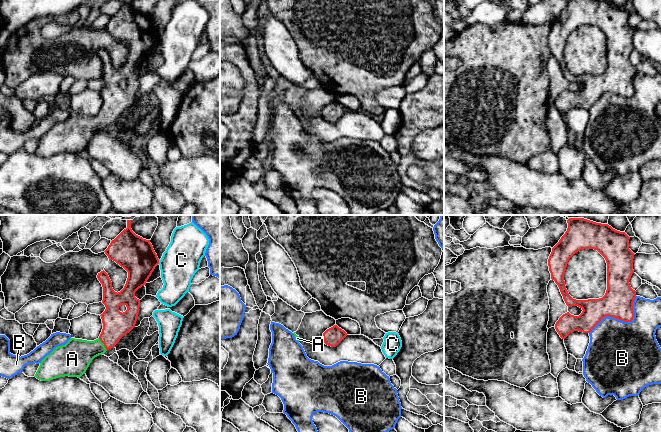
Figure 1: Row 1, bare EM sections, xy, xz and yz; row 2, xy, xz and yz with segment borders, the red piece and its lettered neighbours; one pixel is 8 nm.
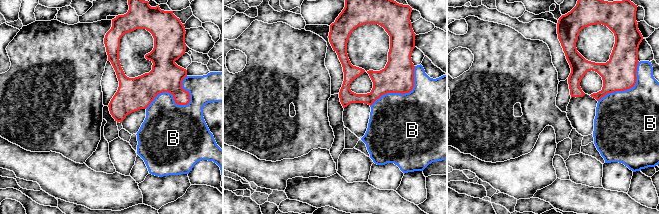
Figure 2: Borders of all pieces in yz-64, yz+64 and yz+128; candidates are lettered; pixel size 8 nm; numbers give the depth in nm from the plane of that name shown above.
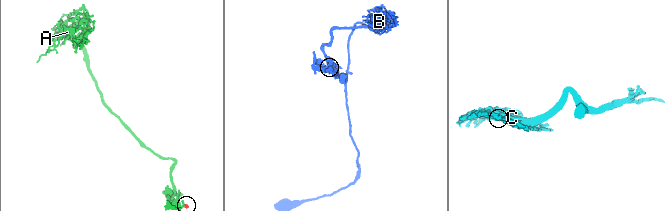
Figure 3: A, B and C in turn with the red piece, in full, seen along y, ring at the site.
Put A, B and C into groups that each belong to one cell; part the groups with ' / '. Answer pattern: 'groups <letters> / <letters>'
groups A / B / C

